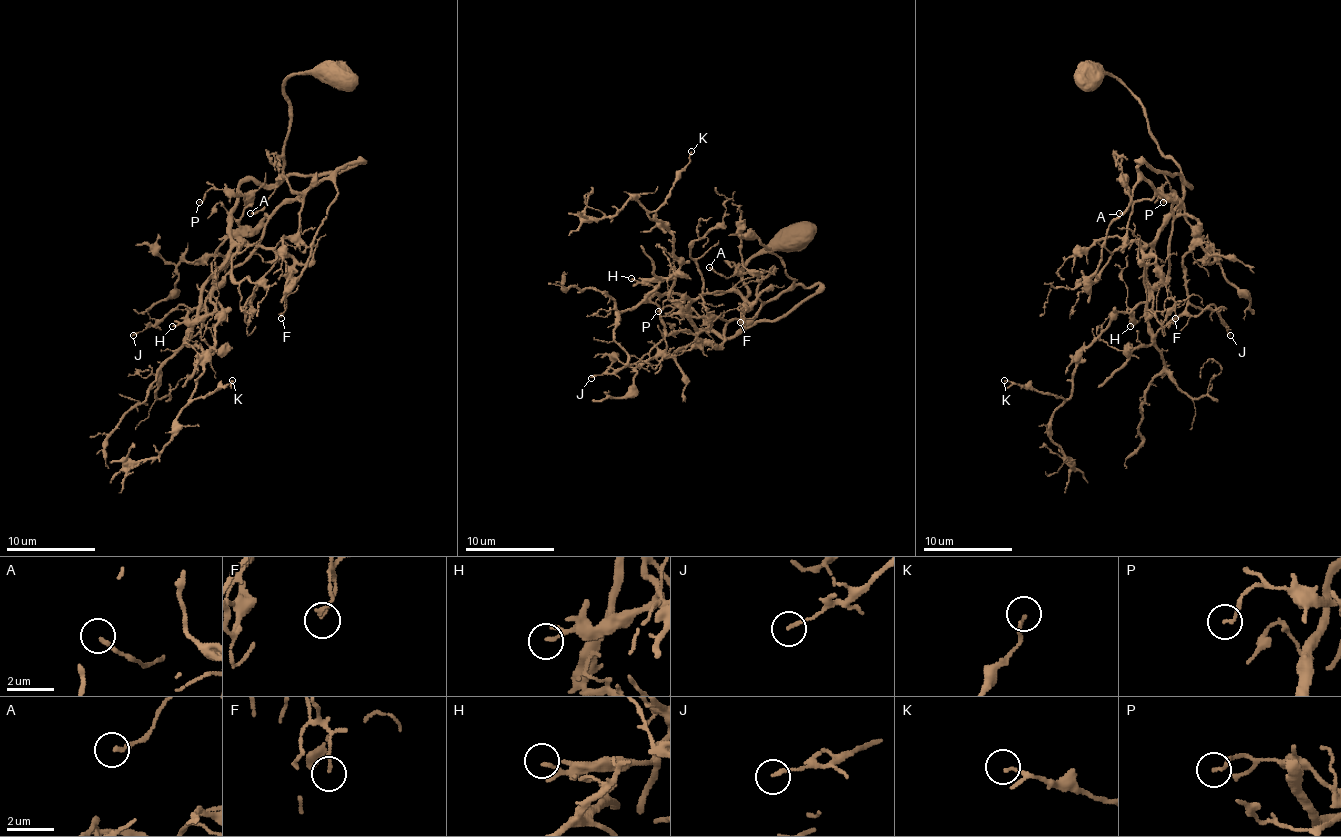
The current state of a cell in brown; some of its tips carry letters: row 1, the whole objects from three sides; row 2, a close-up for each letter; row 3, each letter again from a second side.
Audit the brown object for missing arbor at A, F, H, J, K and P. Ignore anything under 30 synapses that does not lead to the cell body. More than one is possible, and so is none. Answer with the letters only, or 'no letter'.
no letter

